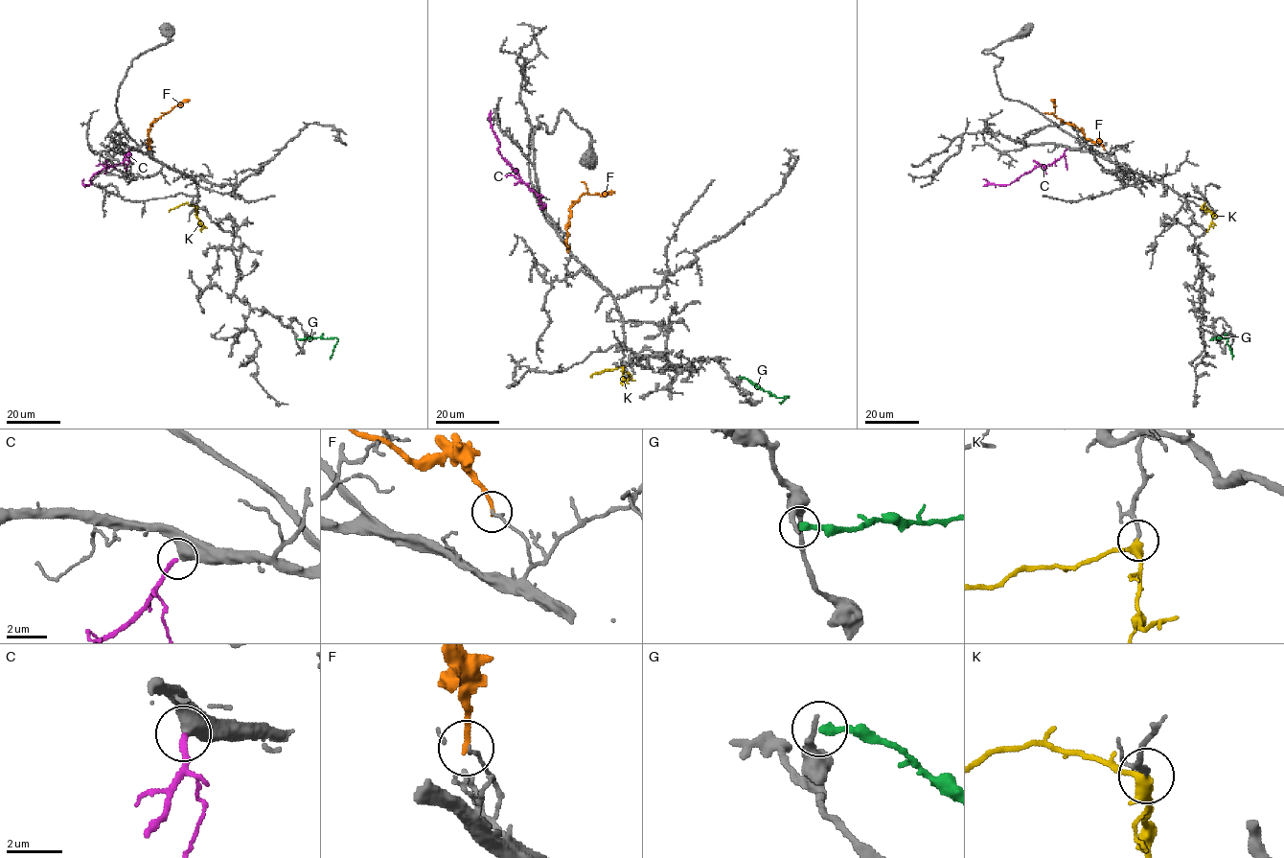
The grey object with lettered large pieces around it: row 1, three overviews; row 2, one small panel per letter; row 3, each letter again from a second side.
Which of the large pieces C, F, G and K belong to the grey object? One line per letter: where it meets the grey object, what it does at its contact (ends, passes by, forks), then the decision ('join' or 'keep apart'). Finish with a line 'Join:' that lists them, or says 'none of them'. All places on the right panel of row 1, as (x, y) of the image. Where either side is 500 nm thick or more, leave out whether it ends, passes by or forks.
C: contact (1066, 150); join
F: contact (1104, 149); it ends; keep apart
G: contact (1211, 339); it ends; keep apart
K: contact (1201, 206); it forks; join
Join: C, K

